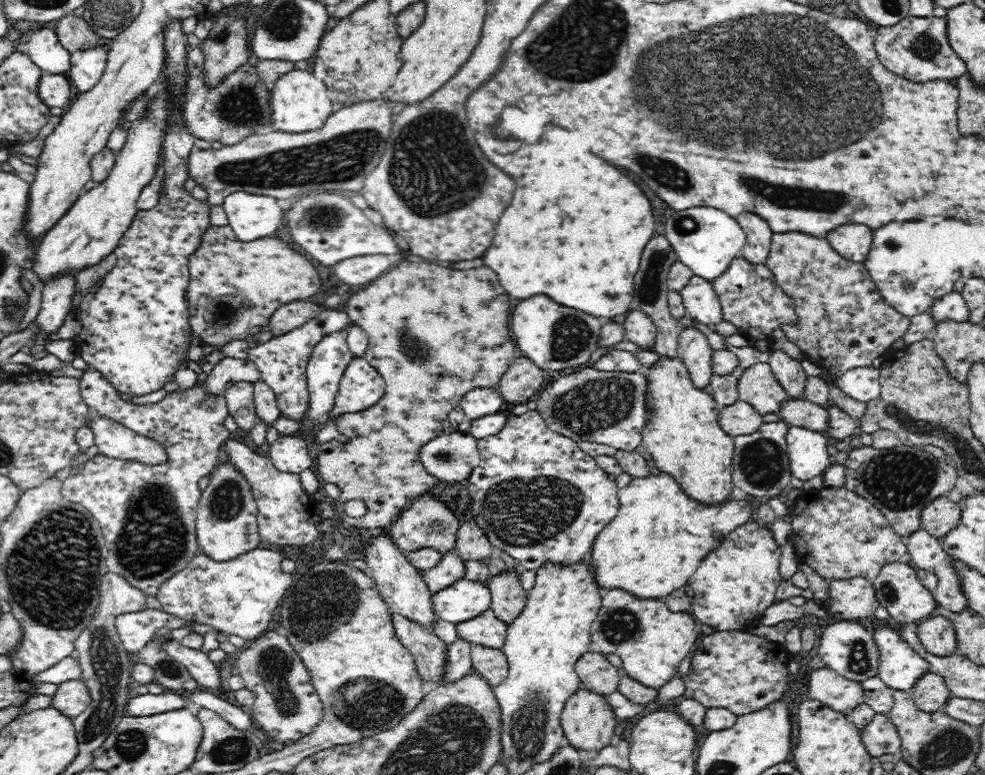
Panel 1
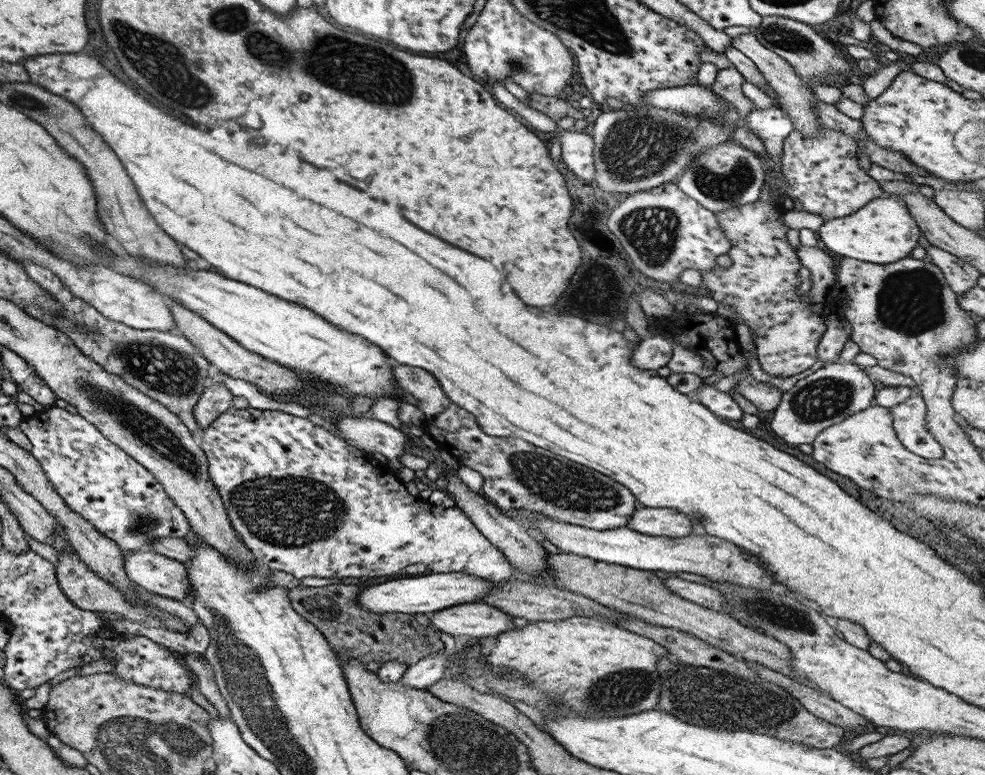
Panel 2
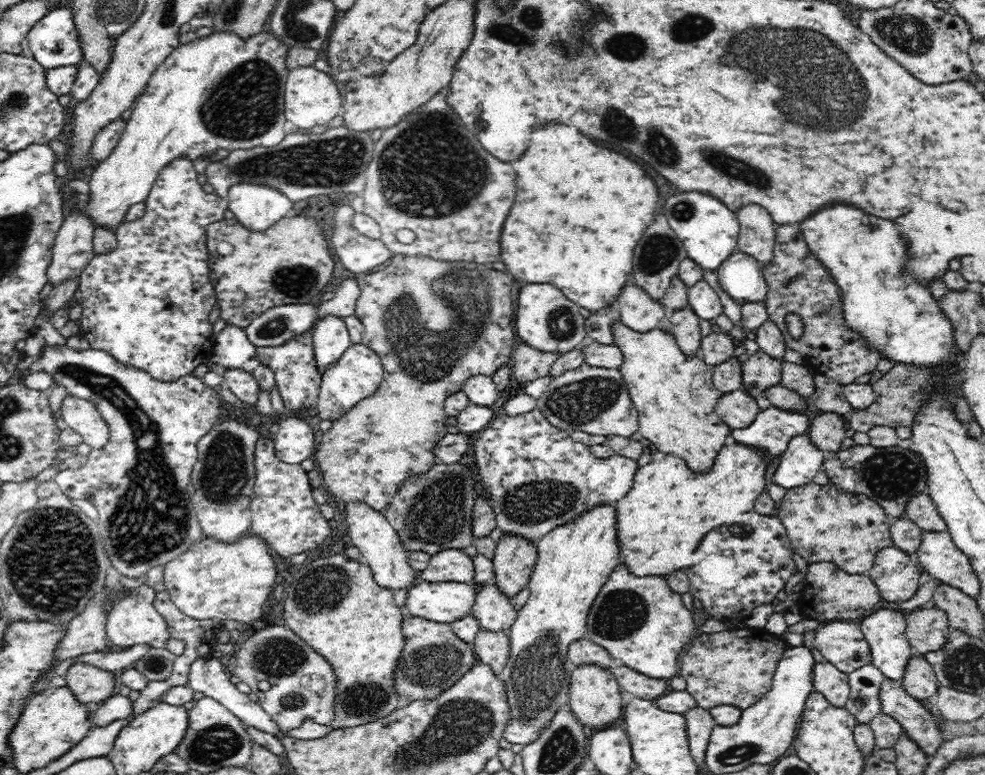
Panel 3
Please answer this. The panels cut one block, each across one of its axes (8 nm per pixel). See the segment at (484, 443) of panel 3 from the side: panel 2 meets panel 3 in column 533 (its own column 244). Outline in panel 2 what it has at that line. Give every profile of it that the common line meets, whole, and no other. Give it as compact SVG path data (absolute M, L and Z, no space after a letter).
M229 406L219 416L216 416L216 420L212 420L205 430L202 430L197 440L201 450L205 453L209 478L220 496L231 527L254 559L271 572L281 571L294 576L296 580L305 578L305 576L368 579L369 577L399 573L409 564L423 564L429 573L461 573L475 576L475 578L483 578L483 580L491 580L491 582L502 582L513 577L512 567L506 562L503 554L475 529L471 520L463 514L462 510L455 506L448 508L435 506L426 499L418 499L407 494L405 487L395 476L391 465L376 460L366 451L349 446L343 439L333 436L321 426L312 424L307 417L301 418L282 411L259 410L251 407L245 408L245 410L235 410Z

